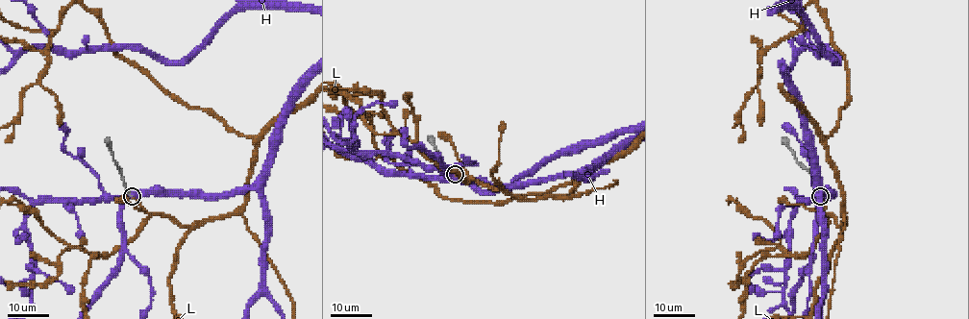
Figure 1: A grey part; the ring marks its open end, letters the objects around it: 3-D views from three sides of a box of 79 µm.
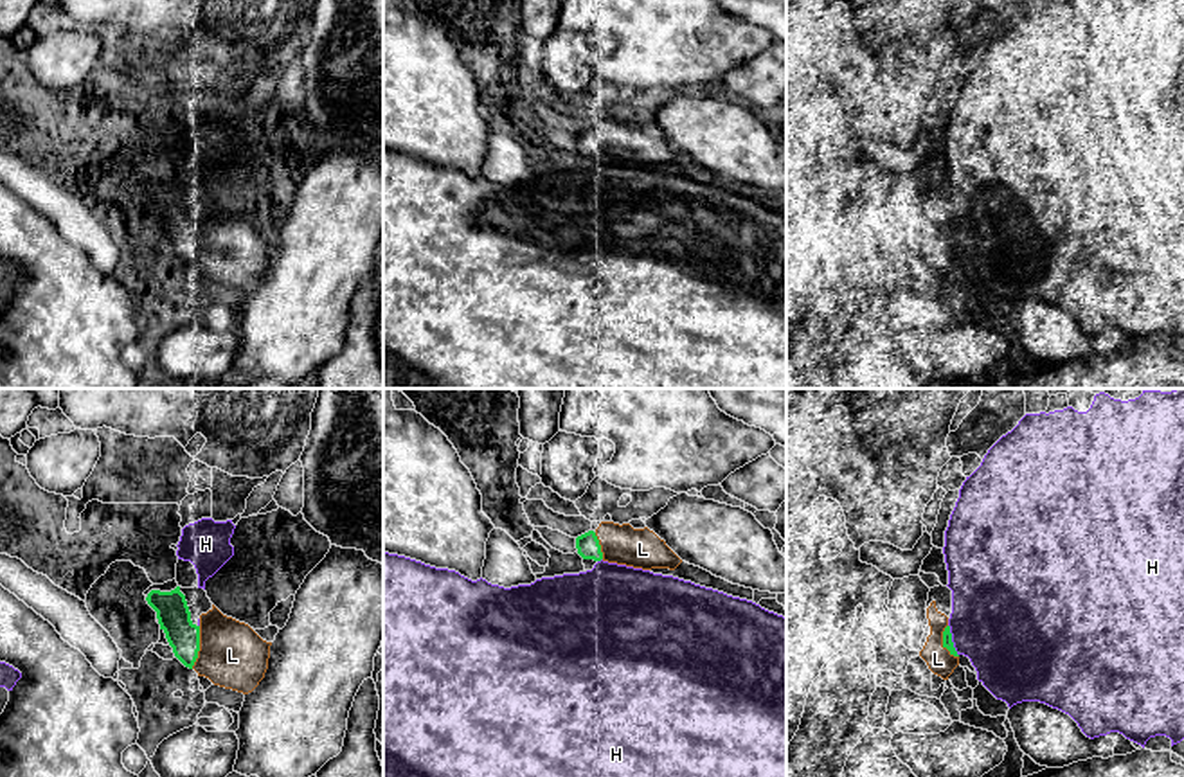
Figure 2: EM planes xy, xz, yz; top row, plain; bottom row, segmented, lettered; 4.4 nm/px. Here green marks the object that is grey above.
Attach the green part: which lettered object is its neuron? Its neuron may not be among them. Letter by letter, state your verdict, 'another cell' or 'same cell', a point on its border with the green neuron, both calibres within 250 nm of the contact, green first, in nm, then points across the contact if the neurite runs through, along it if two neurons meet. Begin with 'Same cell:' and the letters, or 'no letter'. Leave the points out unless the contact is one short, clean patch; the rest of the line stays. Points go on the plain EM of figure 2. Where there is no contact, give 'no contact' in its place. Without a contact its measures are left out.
Same cell: L
H: another cell; meets green in yz at (950, 238); 50 nm thick on the green side, 460 nm on the other
L: same cell; meets green in xy at (198, 245); 150 nm thick on the green side, 300 nm on the other

